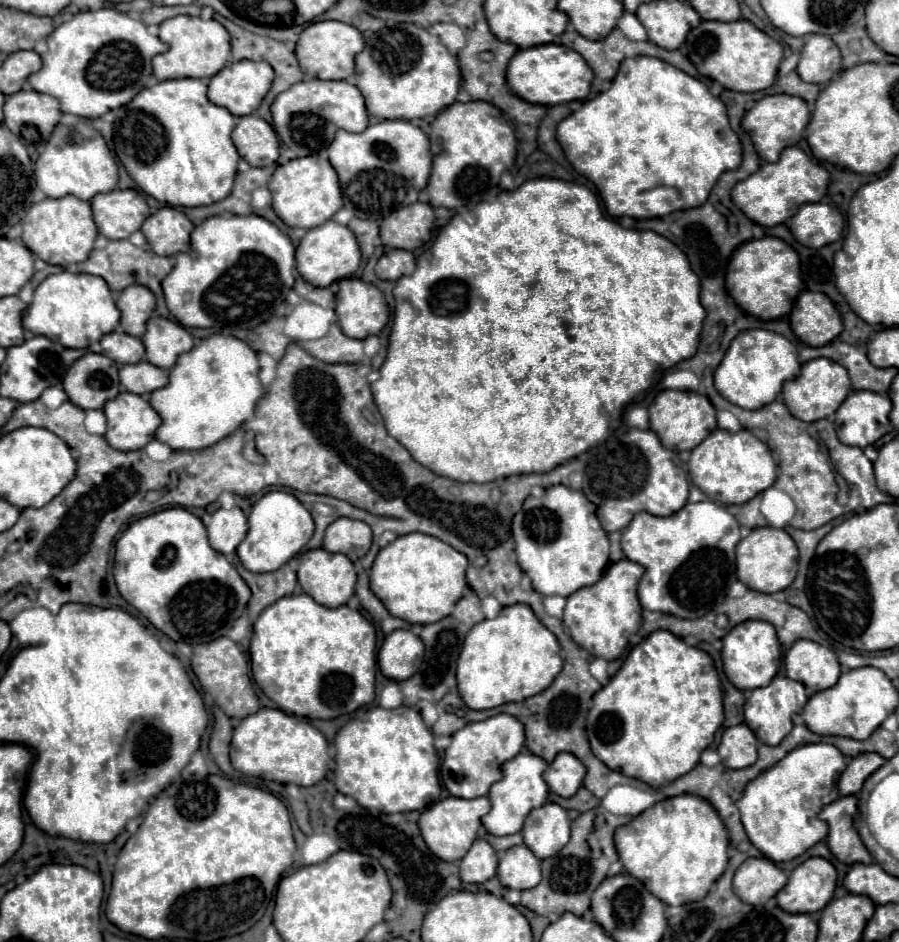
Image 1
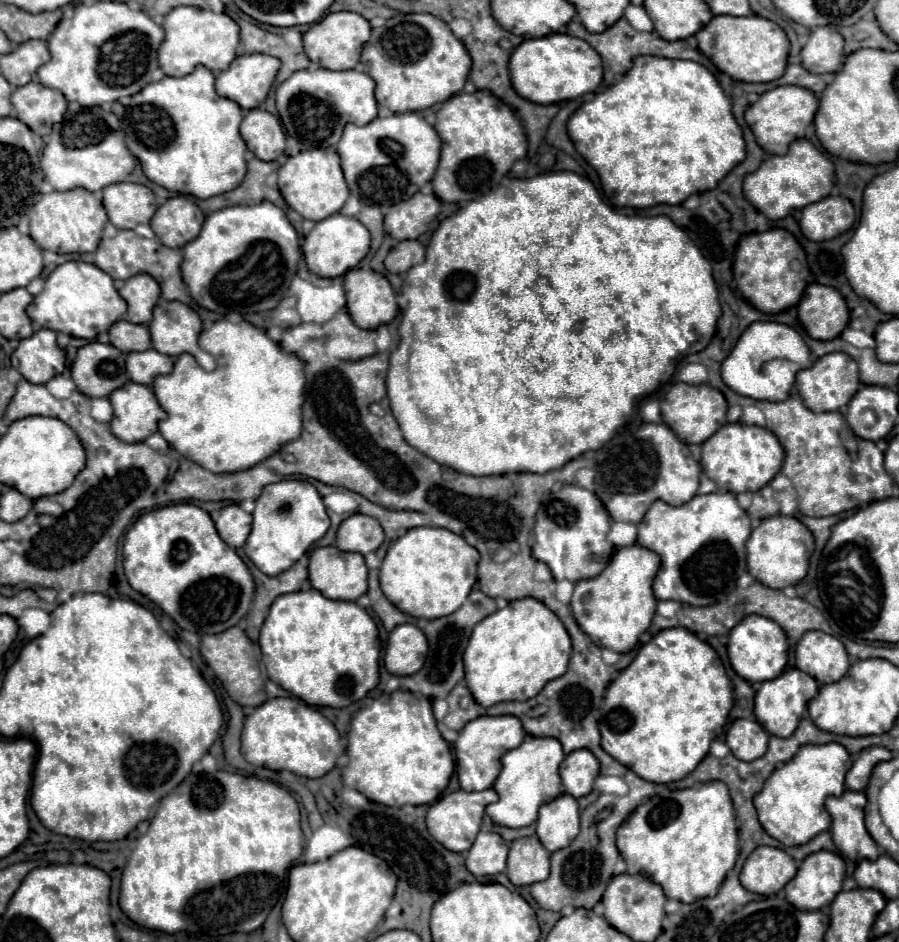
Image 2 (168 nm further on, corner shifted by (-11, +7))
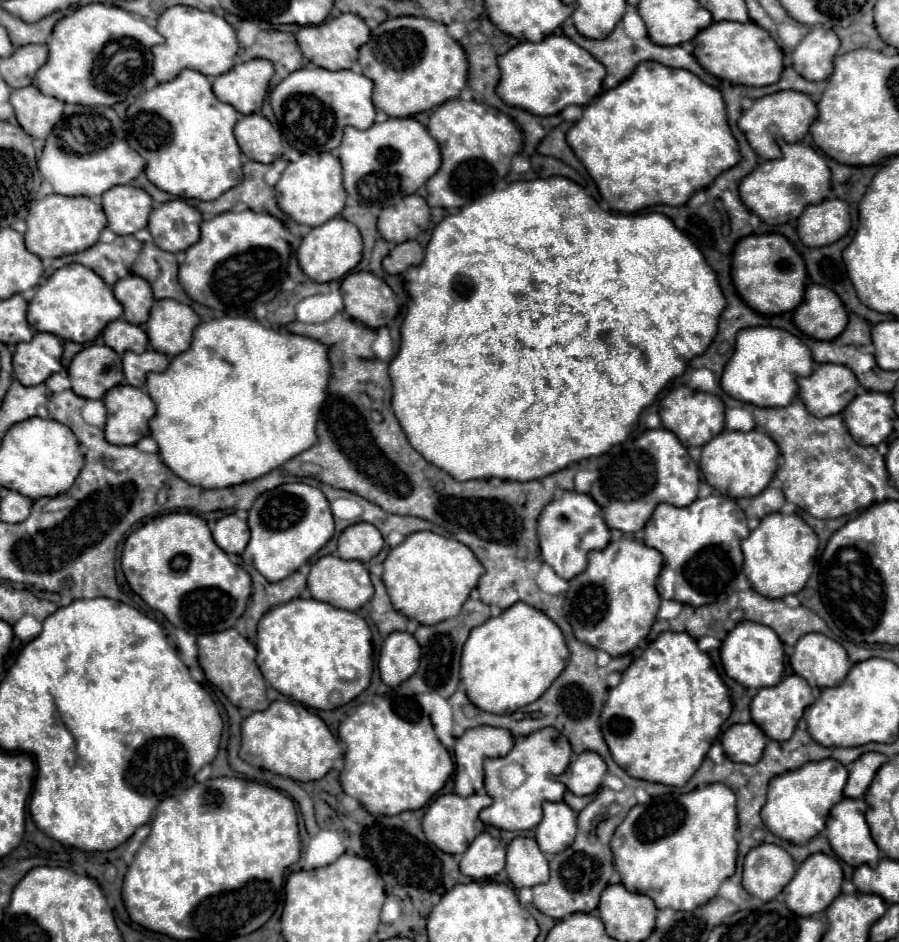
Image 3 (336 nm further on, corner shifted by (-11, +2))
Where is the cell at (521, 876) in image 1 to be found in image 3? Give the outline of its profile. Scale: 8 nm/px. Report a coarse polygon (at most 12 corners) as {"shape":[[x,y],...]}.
{"shape":[[530,837],[506,851],[516,889],[548,881],[548,861]]}

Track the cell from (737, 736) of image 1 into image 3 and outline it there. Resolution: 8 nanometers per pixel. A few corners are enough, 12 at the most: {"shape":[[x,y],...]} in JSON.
{"shape":[[756,723],[732,725],[722,747],[732,761],[760,761],[768,737]]}

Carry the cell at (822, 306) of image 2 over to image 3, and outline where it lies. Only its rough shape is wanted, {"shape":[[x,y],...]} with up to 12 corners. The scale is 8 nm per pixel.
{"shape":[[810,283],[794,325],[832,341],[848,313],[832,289]]}

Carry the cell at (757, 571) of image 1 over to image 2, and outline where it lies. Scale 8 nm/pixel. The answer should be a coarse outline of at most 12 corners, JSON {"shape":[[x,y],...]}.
{"shape":[[768,516],[746,542],[748,572],[782,590],[814,550],[794,516]]}

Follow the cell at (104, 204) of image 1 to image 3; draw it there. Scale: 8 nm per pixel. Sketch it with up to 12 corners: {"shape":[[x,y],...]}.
{"shape":[[120,185],[102,195],[108,227],[130,235],[148,225],[152,197]]}

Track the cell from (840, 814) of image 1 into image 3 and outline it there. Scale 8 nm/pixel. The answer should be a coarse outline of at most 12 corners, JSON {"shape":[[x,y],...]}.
{"shape":[[842,799],[826,829],[834,853],[852,867],[880,861],[864,799]]}

